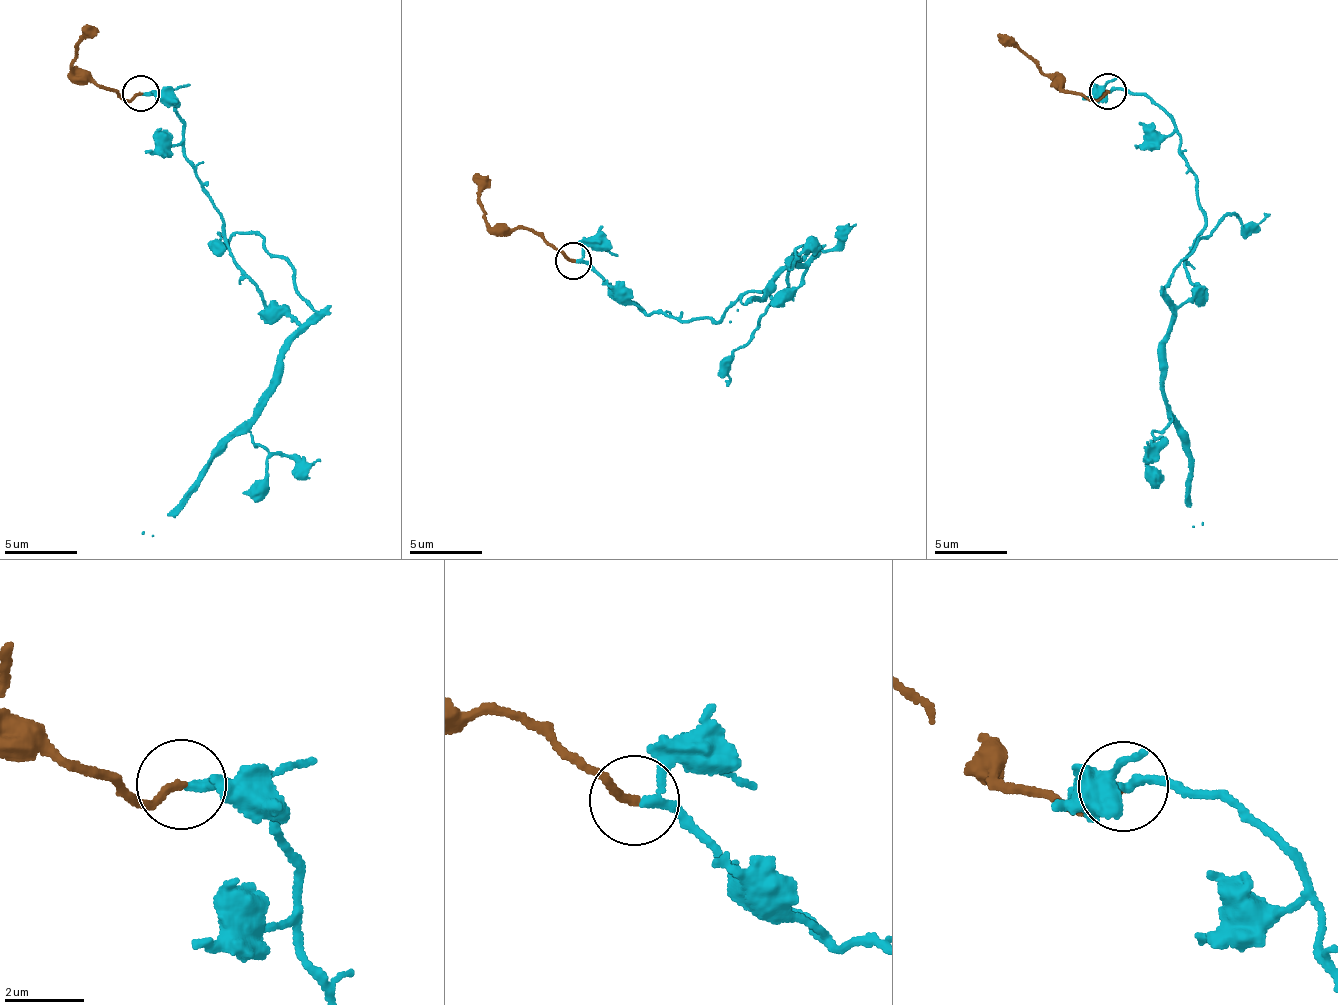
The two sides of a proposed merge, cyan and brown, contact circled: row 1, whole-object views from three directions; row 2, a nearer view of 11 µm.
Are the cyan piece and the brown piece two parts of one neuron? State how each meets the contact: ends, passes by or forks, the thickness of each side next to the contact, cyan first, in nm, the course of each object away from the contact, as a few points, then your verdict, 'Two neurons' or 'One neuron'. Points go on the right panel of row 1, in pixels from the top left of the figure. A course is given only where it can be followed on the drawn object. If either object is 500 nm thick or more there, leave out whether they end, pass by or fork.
At the ring cyan passes by. At the ring brown ends. Thickness 190 nm (cyan) against 190 nm. Course of cyan: (1108, 92), (1169, 114), (1201, 203), (1163, 397), (1203, 523). Course of brown: (1107, 92), (1085, 101), (1066, 91), (1043, 75), (1000, 33). One neuron

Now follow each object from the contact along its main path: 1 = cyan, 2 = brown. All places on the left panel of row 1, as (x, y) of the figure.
1: (143, 94), (163, 96), (182, 124), (232, 264), (298, 325), (260, 412), (152, 534), (141, 532)
2: (140, 94), (120, 100), (107, 87), (79, 80), (71, 68), (83, 32), (92, 24)

